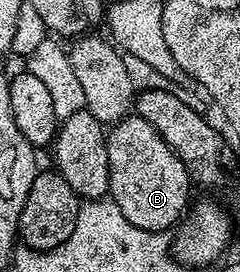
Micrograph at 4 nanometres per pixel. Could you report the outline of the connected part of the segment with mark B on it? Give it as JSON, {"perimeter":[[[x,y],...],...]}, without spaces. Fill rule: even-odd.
{"perimeter":[[[128,115],[110,126],[107,154],[110,200],[121,207],[121,215],[125,215],[133,227],[149,232],[167,231],[171,224],[174,226],[184,216],[183,208],[193,188],[192,177],[183,166],[182,159],[145,119]]]}

